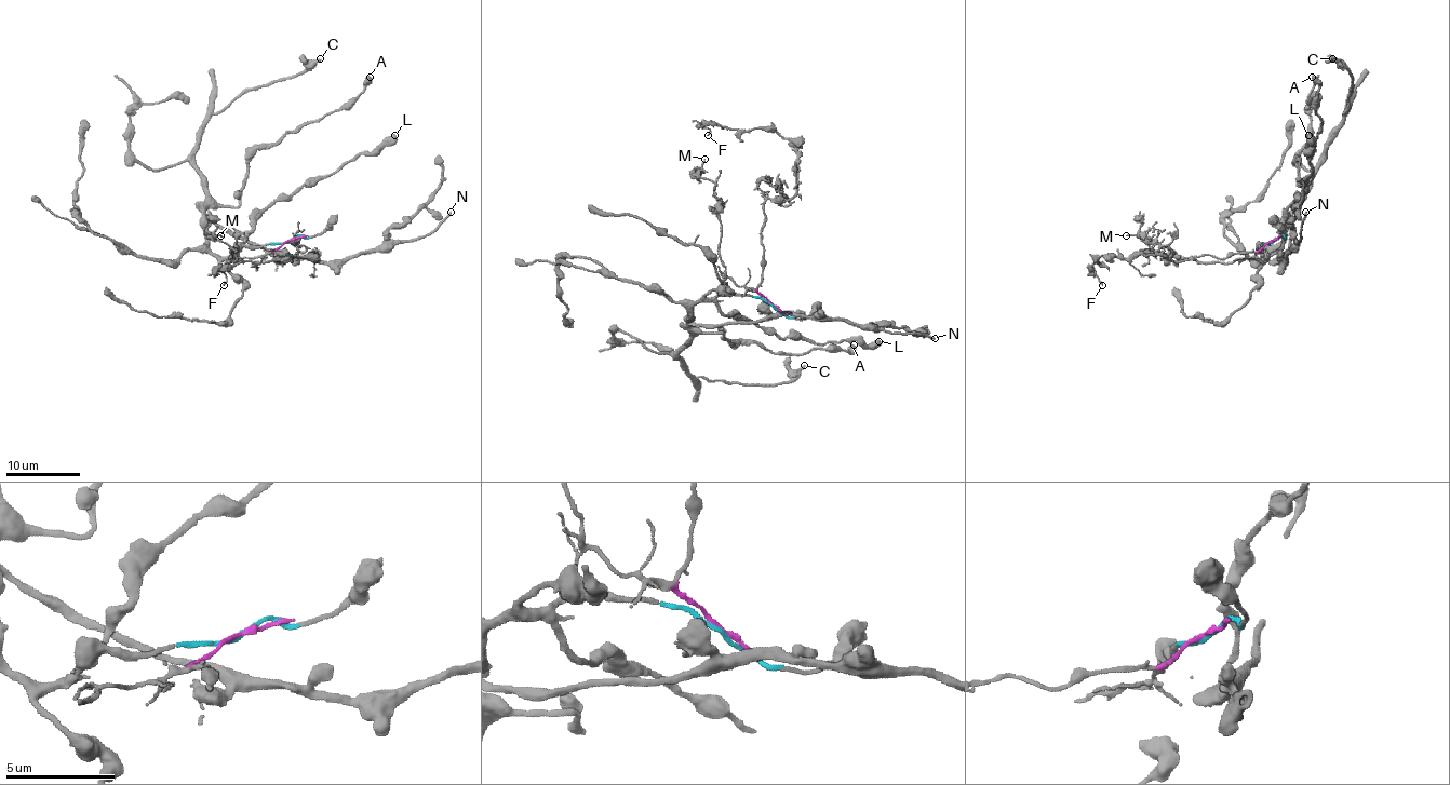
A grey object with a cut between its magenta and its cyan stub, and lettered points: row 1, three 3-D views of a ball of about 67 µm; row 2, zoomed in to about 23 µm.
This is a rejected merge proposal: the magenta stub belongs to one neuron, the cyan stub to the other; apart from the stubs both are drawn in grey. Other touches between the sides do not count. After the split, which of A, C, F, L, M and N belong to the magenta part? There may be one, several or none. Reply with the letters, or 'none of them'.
F, M

